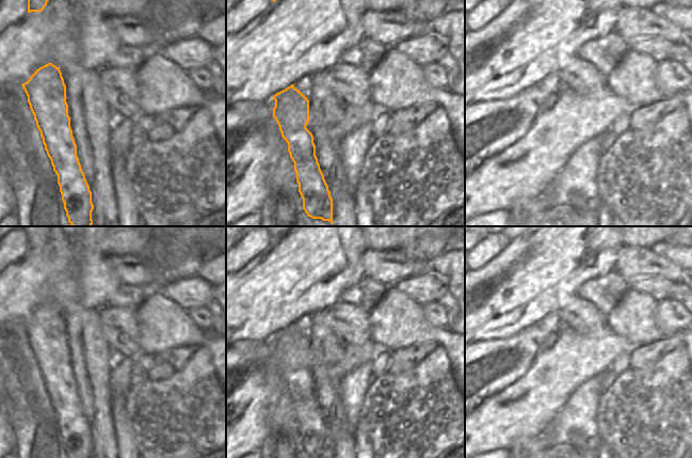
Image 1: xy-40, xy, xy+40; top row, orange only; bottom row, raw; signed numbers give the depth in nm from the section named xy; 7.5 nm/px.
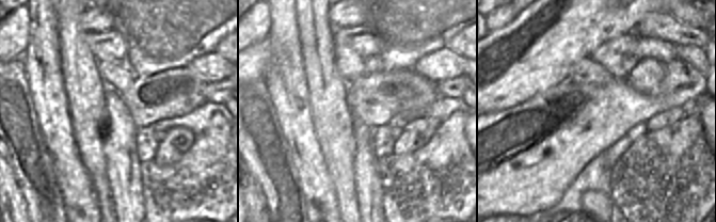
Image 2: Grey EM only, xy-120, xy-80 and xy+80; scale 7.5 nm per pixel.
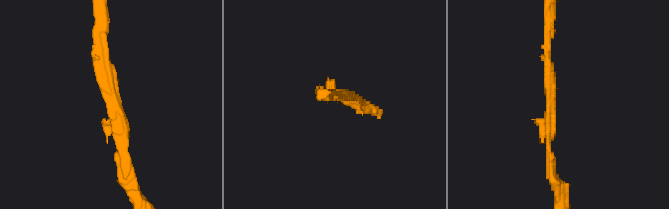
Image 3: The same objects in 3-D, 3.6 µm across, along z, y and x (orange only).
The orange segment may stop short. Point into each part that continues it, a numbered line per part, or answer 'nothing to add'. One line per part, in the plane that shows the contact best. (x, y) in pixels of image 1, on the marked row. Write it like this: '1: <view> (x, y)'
nothing to add

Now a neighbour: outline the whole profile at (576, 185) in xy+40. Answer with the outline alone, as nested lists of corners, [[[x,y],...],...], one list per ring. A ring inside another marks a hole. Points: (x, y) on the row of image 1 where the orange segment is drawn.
[[[601,137],[592,138],[582,144],[572,155],[550,186],[537,199],[543,200],[549,208],[566,204],[581,212],[597,212],[597,207],[600,204],[597,188],[597,169],[602,154]]]

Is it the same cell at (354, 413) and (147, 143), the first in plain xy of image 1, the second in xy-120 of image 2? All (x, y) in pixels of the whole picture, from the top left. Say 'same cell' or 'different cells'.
same cell

